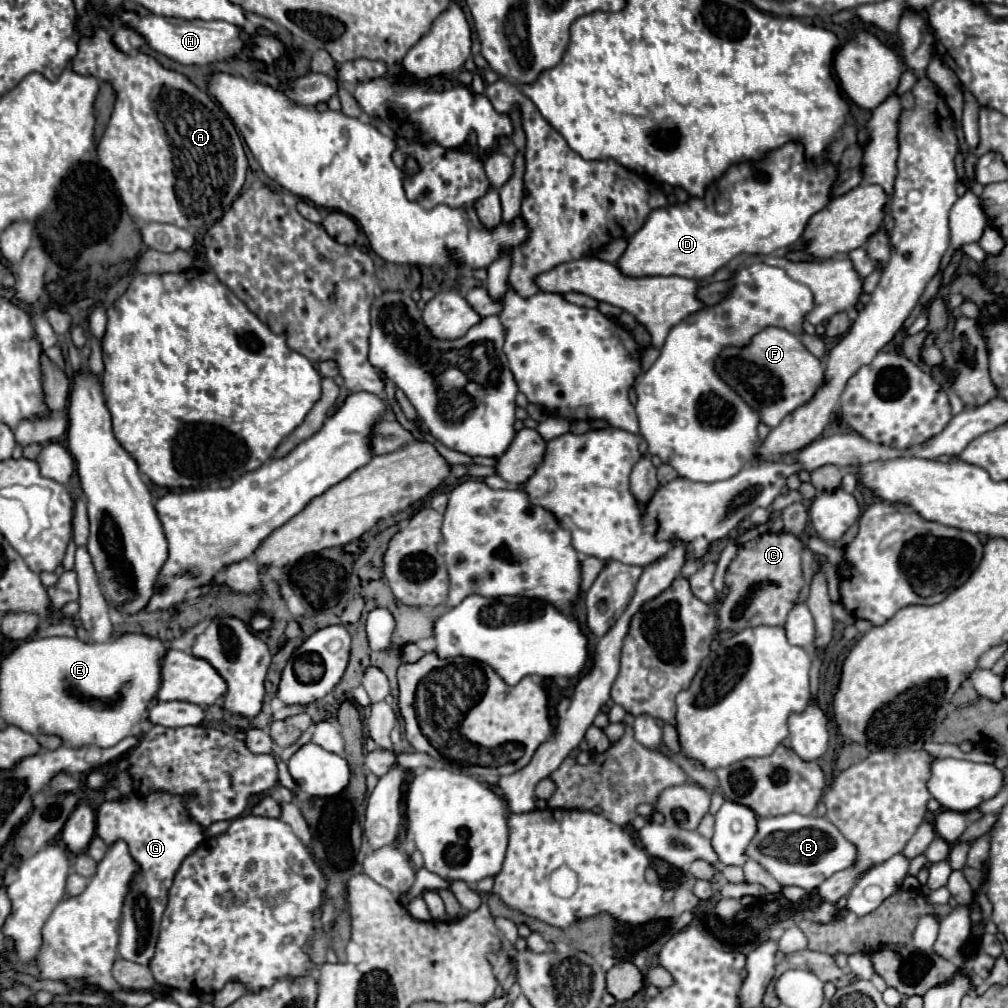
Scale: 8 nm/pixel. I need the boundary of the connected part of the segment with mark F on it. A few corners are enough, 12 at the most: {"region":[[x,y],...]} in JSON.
{"region":[[763,328],[715,372],[775,428],[823,384],[795,334]]}

